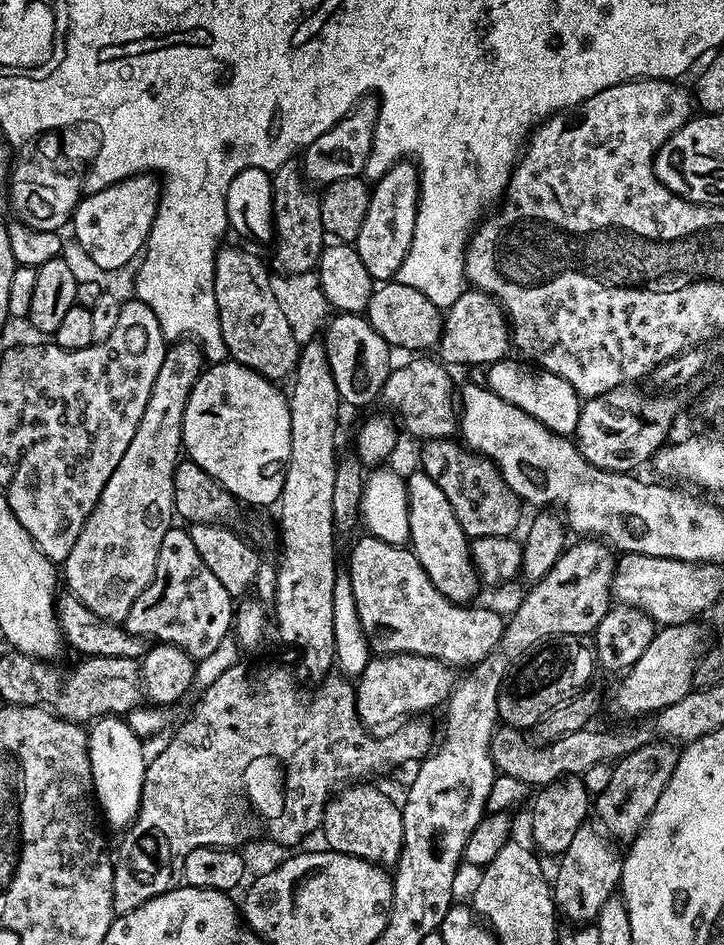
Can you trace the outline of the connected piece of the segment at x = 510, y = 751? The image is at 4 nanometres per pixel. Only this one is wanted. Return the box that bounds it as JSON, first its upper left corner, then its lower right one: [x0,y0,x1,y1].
[491,725,650,788]

